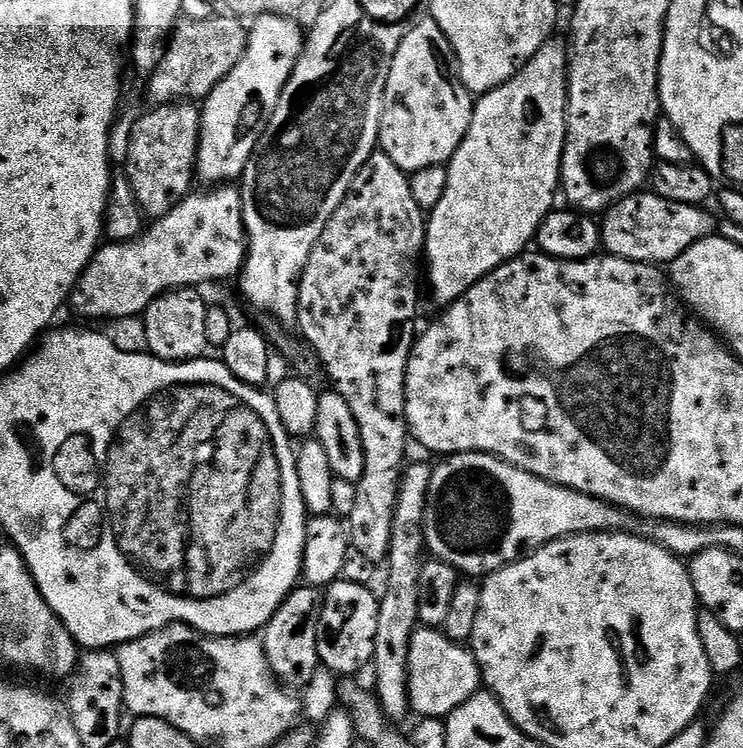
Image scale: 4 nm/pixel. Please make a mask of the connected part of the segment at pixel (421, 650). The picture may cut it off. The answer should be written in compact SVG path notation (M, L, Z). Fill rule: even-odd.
M417 627L410 642L408 659L408 697L412 703L411 711L415 715L417 712L417 717L430 720L446 718L481 688L480 663L471 647L459 640L451 640L439 628Z

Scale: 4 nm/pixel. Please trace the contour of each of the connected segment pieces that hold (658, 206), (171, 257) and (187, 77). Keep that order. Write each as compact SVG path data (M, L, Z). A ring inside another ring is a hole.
M641 190L635 196L619 200L615 206L603 213L599 221L600 243L609 256L617 256L630 262L671 265L690 246L713 235L714 220L707 207L699 204L679 204L656 195L651 190Z
M216 186L204 191L208 192L196 190L185 196L178 206L174 206L174 210L170 210L170 214L149 223L136 239L124 243L108 242L97 248L71 290L70 308L88 320L104 320L107 316L124 320L127 316L139 317L166 292L212 284L215 280L228 280L231 276L232 279L239 277L246 255L240 189L236 186Z
M215 14L209 20L185 19L176 25L172 33L162 66L147 81L148 96L153 105L177 102L200 102L212 91L218 82L234 70L248 45L248 28L231 14Z

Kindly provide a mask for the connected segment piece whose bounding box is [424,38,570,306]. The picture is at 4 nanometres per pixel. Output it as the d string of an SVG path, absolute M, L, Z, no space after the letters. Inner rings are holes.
M559 38L548 40L517 76L475 101L470 126L446 165L446 194L442 194L442 202L434 206L426 220L424 252L426 260L428 256L428 280L440 306L462 298L483 276L521 255L537 239L540 224L553 211L552 203L556 196L558 200L561 187L560 162L568 137L569 59L570 48L565 41L563 44Z

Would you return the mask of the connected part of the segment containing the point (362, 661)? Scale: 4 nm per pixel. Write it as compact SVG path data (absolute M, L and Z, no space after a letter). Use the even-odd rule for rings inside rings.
M341 578L329 584L323 593L324 605L320 611L320 621L318 622L318 634L316 635L316 645L320 655L321 665L332 672L337 672L337 677L352 678L363 668L367 669L372 662L374 654L374 637L378 631L378 610L380 602L377 593L372 593L364 584L359 584L356 580Z

